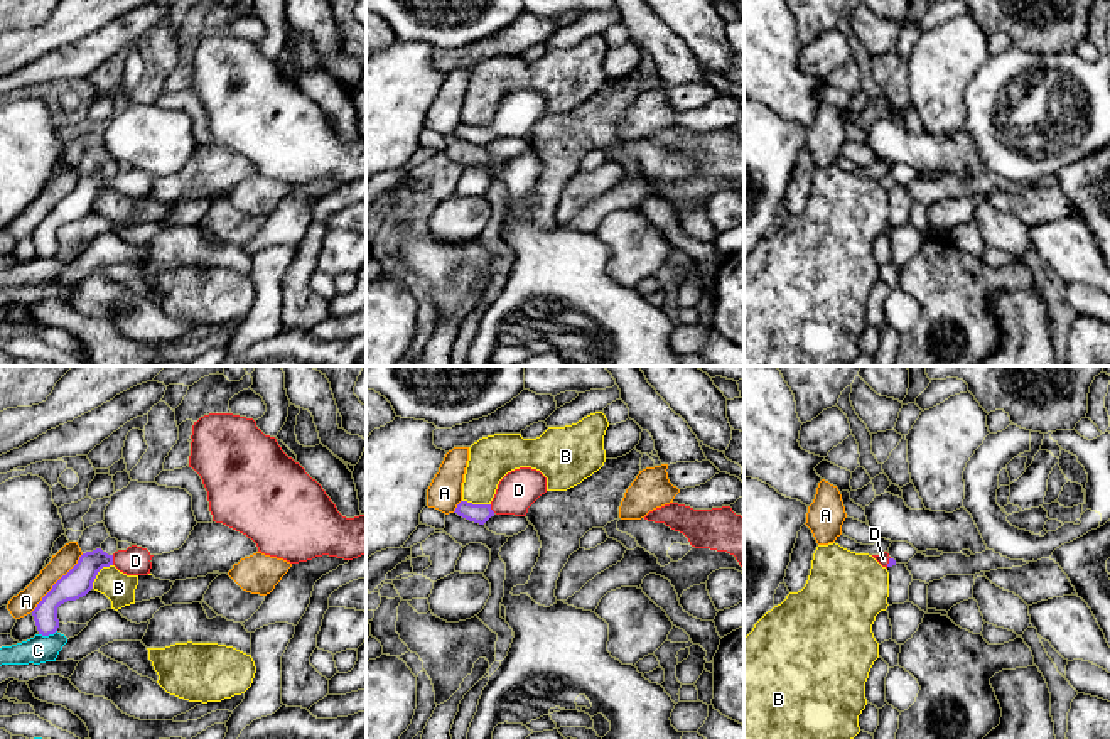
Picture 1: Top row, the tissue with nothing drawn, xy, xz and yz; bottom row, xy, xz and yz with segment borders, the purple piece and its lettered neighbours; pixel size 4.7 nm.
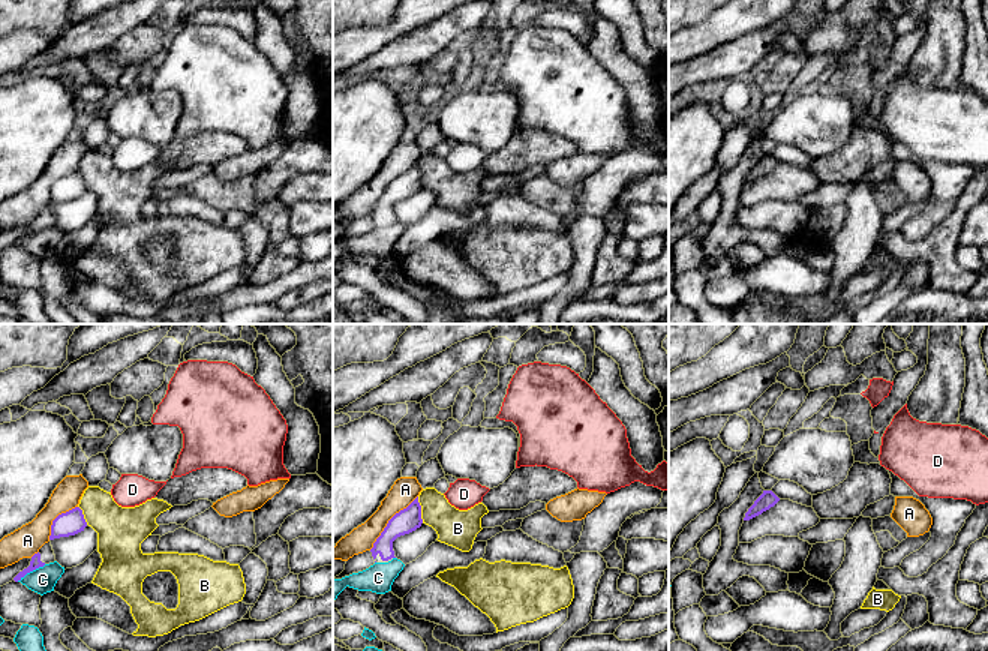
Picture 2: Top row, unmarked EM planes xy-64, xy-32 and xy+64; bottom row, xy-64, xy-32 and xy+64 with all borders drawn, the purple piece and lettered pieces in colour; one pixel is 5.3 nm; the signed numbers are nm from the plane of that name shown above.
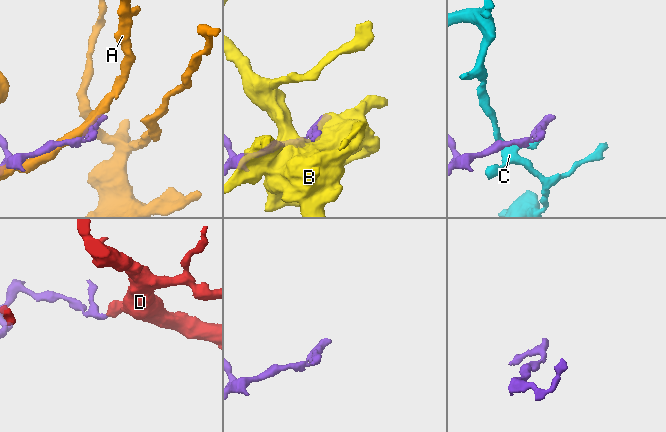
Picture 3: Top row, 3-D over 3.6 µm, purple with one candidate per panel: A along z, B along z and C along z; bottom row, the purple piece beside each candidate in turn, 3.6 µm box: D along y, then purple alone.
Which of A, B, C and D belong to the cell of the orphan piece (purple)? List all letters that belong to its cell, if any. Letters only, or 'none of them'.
D

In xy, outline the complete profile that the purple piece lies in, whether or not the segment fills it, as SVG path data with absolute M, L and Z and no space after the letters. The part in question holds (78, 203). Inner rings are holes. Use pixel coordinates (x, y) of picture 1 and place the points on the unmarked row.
M137 167L118 172L113 177L108 177L101 170L83 175L78 186L52 208L32 233L39 256L49 258L57 253L57 229L86 218L103 189L115 187L127 197L147 197L152 191L152 179L147 170Z

